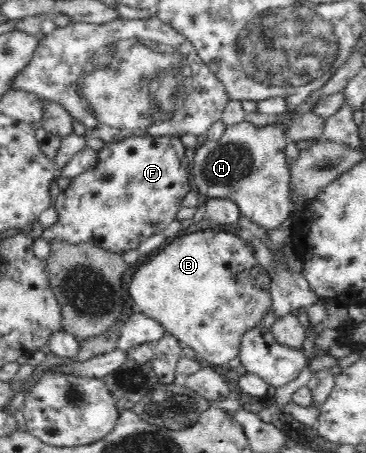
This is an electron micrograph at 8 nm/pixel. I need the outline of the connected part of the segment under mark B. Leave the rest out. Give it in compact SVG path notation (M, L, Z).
M211 228L176 236L164 245L165 249L138 265L128 284L127 297L131 312L141 313L158 321L167 332L172 333L182 347L195 350L195 358L212 367L225 365L239 357L243 335L261 323L271 309L272 297L269 287L269 272L255 265L254 249L248 239L239 233L213 231Z

